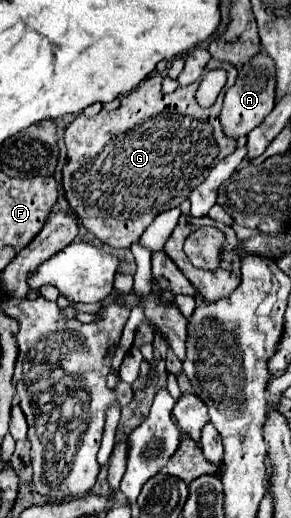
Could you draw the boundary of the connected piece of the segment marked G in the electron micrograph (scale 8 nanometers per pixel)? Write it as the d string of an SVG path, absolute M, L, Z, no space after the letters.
M211 58L207 70L219 66L227 70L227 84L211 108L201 108L195 100L199 80L189 86L179 86L171 94L163 94L163 76L153 72L143 84L121 96L117 110L101 110L93 118L79 114L65 130L69 150L69 160L63 168L65 196L71 212L103 244L129 248L157 214L177 208L203 184L207 172L219 160L235 152L237 142L225 136L219 112L225 90L237 78L237 68Z

